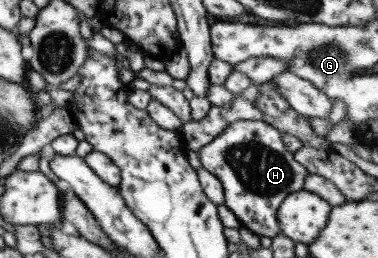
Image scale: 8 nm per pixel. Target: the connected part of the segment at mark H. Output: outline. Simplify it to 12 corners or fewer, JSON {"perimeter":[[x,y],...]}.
{"perimeter":[[236,120],[197,150],[225,205],[258,238],[305,167],[280,132]]}

